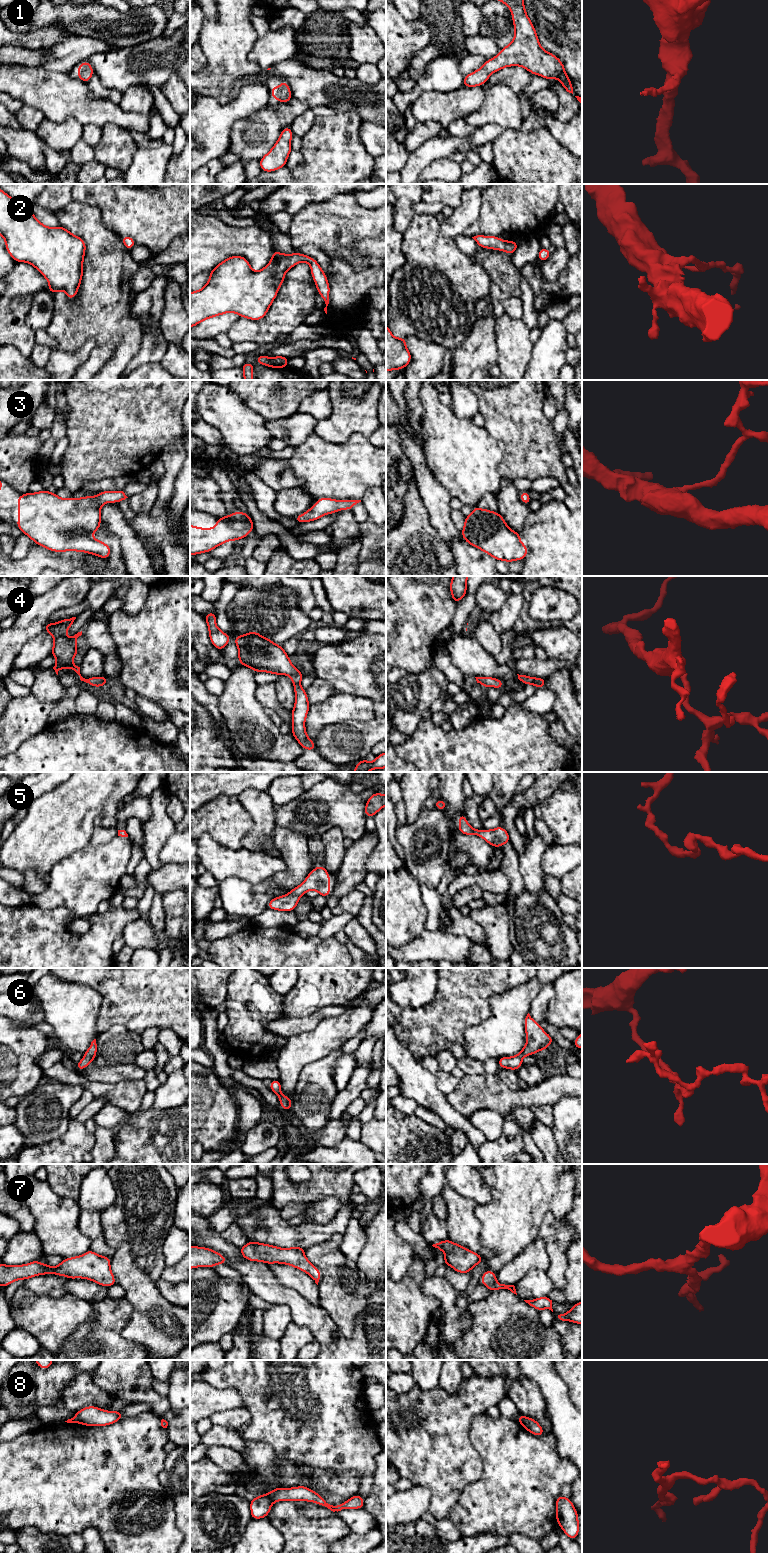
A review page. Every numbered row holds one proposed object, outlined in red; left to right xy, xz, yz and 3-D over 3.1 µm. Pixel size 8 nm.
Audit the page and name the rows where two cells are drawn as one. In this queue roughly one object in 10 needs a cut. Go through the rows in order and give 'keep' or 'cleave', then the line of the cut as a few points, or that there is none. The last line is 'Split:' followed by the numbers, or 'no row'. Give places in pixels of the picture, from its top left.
1: keep; no cut
2: keep; no cut
3: keep; no cut
4: keep; no cut
5: keep; no cut
6: keep; no cut
7: keep; no cut
8: keep; no cut
Split: no row

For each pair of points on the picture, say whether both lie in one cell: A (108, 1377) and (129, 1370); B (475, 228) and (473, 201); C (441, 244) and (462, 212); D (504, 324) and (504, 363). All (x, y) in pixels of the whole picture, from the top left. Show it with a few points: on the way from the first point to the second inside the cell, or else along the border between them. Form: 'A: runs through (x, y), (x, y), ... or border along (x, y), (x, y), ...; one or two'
A: runs through (113, 1375), (124, 1371); one
B: border along (480, 215), (467, 227), (464, 233); two
C: border along (439, 224), (440, 230), (453, 239); two
D: runs through (505, 334), (505, 353); one

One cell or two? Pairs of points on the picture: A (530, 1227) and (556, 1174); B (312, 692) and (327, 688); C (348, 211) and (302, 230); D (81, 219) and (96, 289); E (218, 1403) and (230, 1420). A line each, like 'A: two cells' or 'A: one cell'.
A: one cell
B: one cell
C: one cell
D: one cell
E: two cells

